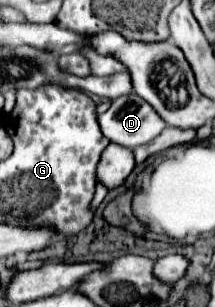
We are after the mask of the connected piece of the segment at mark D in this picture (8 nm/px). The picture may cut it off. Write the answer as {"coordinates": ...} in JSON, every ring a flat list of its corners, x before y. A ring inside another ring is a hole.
{"coordinates":[[138,94,116,98,110,108,98,116,98,124,110,142,126,148,146,144,166,128,166,122]]}

